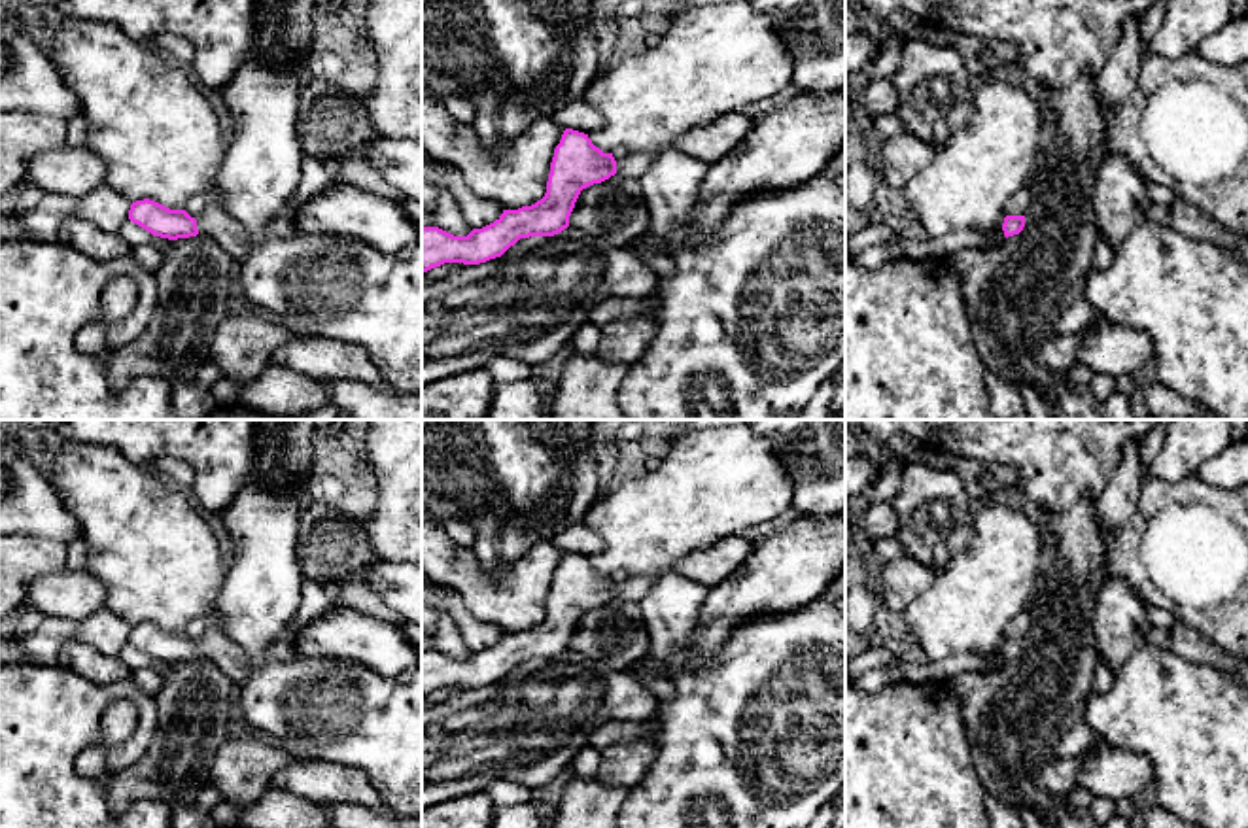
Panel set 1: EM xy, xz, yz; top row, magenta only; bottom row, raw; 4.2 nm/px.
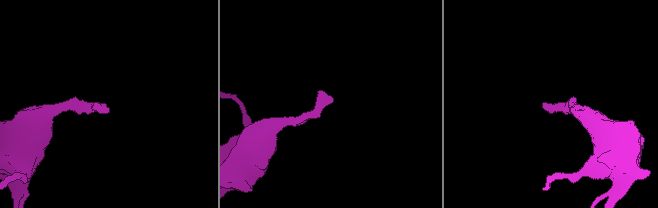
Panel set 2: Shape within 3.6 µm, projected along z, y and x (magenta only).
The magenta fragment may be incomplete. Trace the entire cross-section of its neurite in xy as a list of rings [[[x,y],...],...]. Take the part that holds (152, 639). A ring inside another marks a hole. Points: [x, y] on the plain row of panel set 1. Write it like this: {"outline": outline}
{"outline": [[[144,622],[130,628],[129,643],[153,660],[178,664],[204,660],[233,679],[240,688],[250,675],[244,650],[219,630],[206,630],[197,641],[185,633],[170,633],[155,624]]]}

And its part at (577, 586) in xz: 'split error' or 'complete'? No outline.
split error

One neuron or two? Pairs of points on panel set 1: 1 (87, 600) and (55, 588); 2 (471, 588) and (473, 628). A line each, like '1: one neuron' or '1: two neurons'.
1: one neuron
2: two neurons

